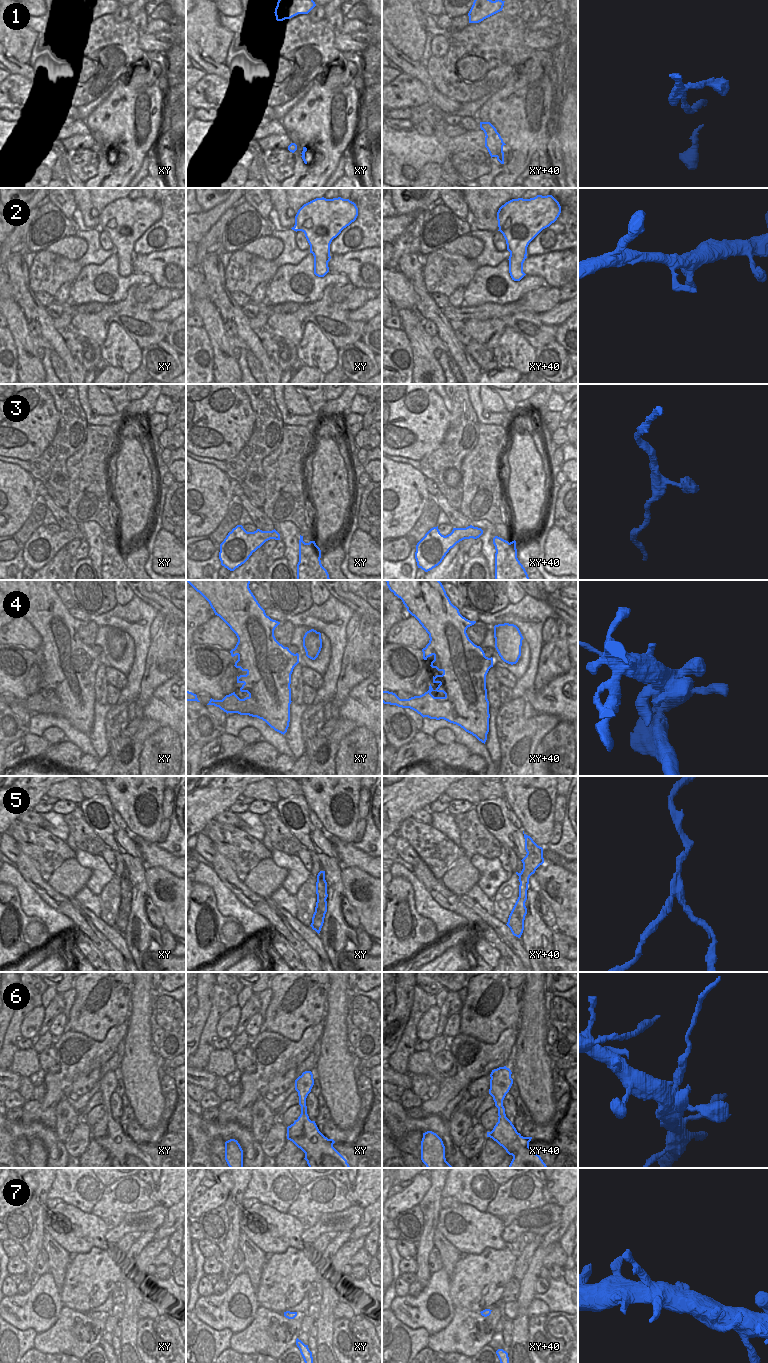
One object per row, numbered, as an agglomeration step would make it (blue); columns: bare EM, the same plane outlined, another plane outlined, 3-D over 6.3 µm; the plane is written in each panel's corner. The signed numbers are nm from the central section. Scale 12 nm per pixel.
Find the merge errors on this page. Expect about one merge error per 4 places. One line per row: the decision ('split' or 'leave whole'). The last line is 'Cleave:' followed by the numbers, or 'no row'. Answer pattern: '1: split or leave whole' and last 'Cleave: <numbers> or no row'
1: leave whole
2: leave whole
3: leave whole
4: split
5: split
6: leave whole
7: leave whole
Cleave: 4, 5

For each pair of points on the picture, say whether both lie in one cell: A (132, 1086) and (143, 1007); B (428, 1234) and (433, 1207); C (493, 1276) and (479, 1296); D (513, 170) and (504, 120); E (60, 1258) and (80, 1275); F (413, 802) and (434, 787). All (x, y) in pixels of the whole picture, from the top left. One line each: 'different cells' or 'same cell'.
A: same cell
B: same cell
C: same cell
D: same cell
E: different cells
F: same cell

